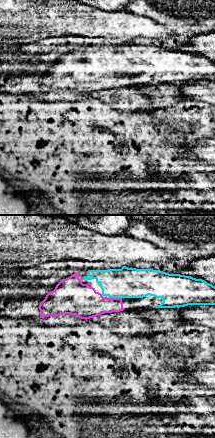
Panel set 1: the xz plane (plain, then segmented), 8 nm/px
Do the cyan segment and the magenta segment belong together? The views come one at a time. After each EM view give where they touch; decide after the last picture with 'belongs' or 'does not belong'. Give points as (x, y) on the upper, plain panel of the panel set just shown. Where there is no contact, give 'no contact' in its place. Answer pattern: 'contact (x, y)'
contact (116, 73)

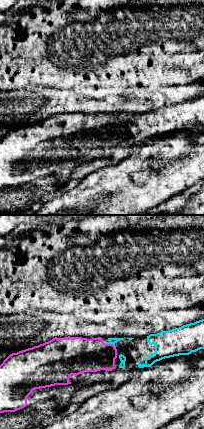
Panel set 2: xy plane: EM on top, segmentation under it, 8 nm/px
contact (110, 119)

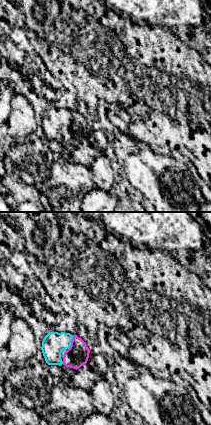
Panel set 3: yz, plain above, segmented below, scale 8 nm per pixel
contact (70, 118)

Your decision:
belongs

